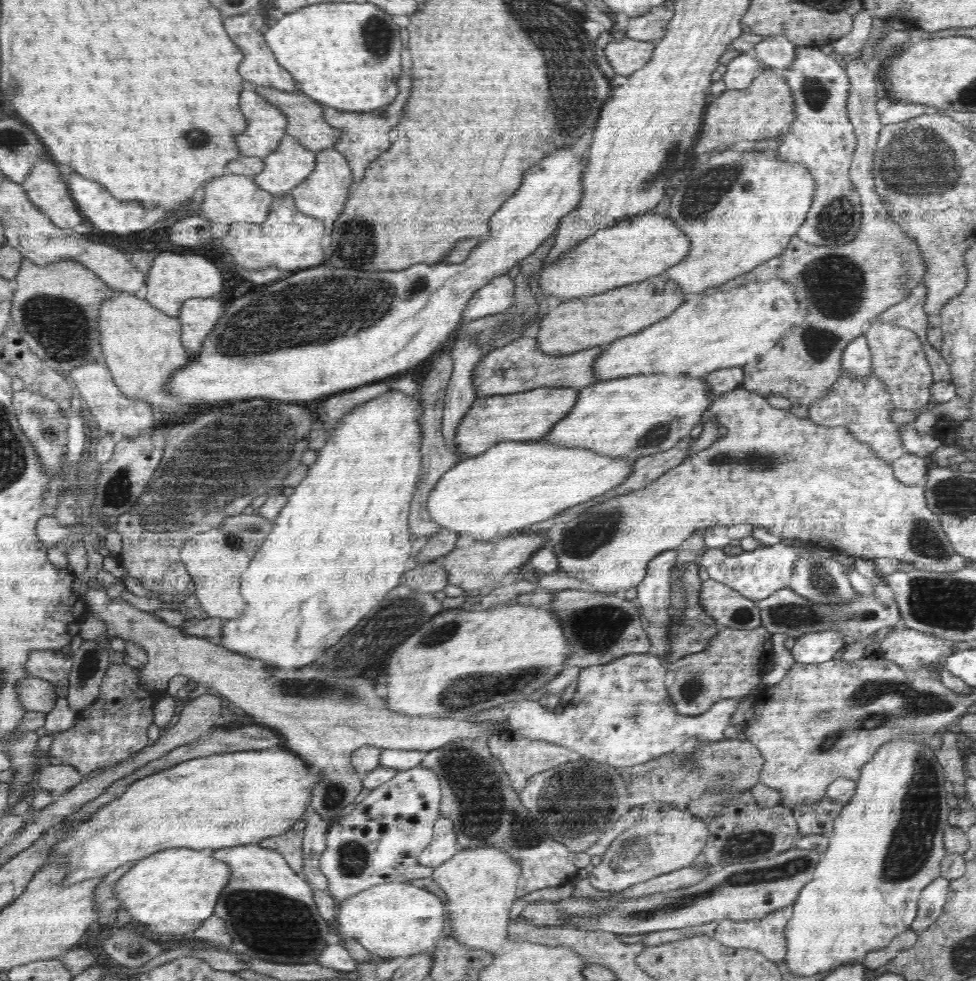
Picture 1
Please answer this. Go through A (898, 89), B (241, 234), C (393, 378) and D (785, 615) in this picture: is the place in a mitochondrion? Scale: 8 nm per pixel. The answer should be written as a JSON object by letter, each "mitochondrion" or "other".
{"A":"other","B":"other","C":"other","D":"mitochondrion"}

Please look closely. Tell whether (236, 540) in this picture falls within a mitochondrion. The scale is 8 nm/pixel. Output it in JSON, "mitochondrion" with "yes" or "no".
{"mitochondrion":"yes"}

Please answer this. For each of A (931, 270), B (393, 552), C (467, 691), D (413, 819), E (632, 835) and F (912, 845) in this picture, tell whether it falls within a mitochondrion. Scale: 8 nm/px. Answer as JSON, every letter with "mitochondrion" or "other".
{"A":"other","B":"other","C":"mitochondrion","D":"other","E":"mitochondrion","F":"mitochondrion"}

